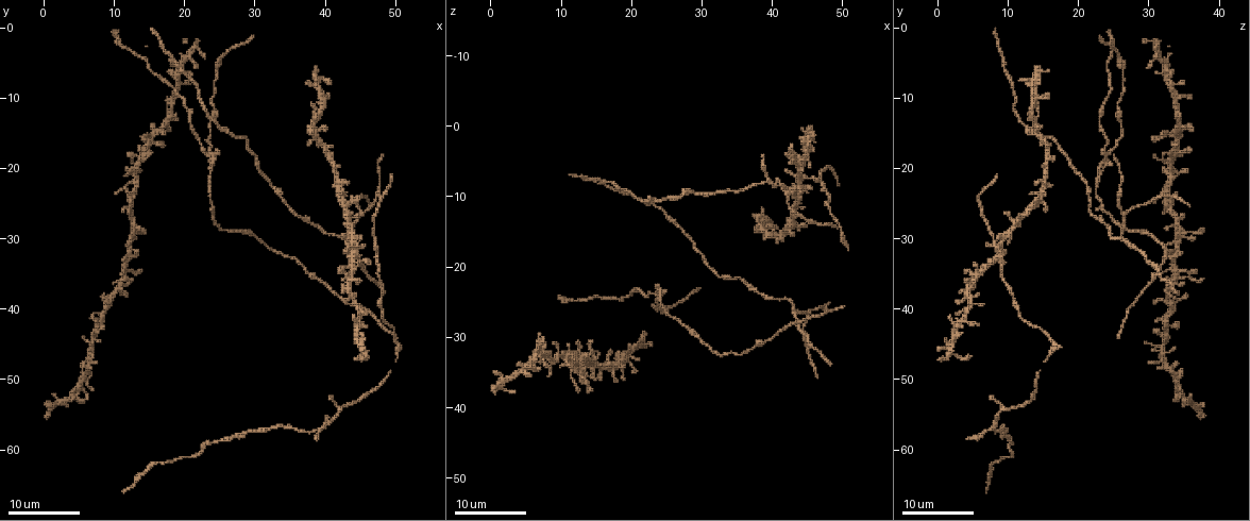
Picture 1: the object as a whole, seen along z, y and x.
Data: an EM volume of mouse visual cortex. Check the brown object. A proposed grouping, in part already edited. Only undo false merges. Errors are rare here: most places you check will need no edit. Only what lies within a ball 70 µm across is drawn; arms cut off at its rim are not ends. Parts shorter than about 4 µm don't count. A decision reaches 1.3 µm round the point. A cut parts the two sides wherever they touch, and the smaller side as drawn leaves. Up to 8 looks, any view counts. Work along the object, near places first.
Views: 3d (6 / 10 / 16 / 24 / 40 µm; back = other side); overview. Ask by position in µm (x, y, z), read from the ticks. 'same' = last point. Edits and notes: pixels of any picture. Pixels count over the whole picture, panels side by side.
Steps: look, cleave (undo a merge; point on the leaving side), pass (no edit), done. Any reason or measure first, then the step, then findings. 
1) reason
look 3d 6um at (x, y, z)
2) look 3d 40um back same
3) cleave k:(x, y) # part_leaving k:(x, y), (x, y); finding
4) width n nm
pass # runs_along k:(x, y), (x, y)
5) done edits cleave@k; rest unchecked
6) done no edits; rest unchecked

look 3d 16um at (30.5, 18.5, 18.5)

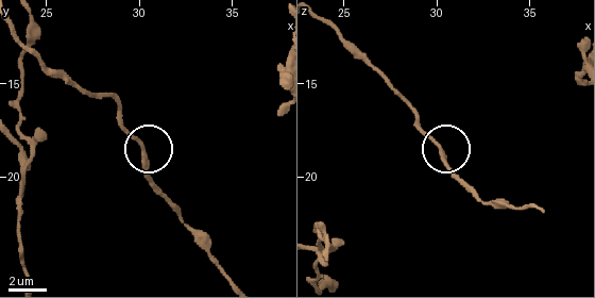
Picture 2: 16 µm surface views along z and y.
look 3d 10um at (30.1, 18.4, 18.4)

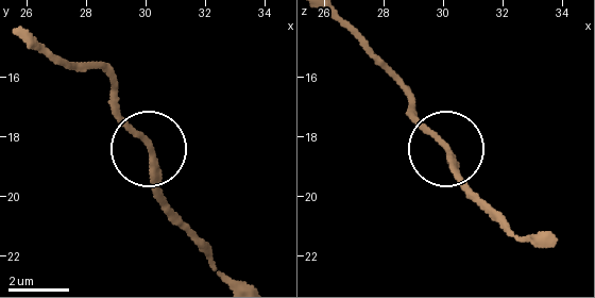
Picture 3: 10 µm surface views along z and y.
pass # runs_along 3:(224, 276), (160, 192), (150, 146), (112, 95); continuous, no second cell

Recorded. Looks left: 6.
side arm on a straight run
look 3d 16um at (39.0, 15.5, 15.0)

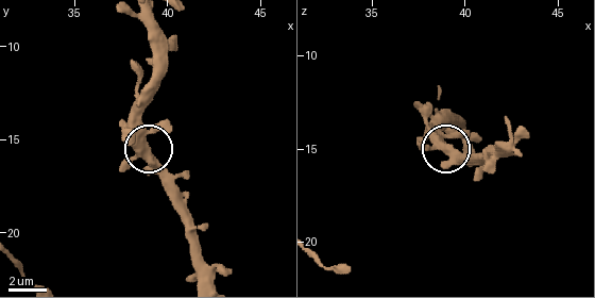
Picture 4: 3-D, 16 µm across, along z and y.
look 3d 6um at (39.0, 15.6, 14.7)

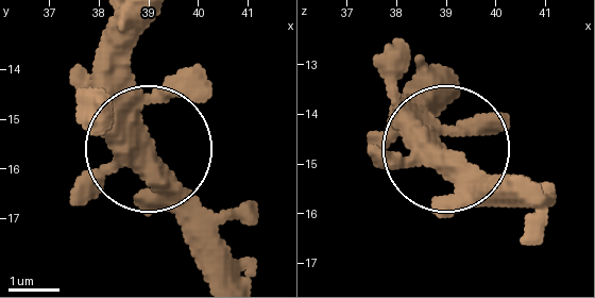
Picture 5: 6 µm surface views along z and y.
arms 3
pass # all the same cell

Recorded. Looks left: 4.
three arms meet
look 3d 16um at (43.0, 29.5, 26.0)

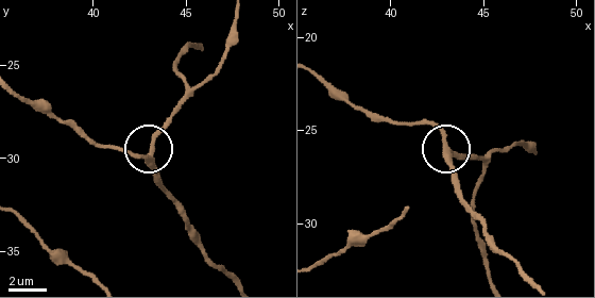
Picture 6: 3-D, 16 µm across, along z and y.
closer look
look 3d 6um at (43.1, 29.6, 26.1)

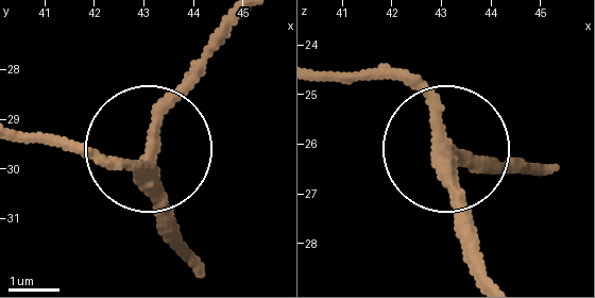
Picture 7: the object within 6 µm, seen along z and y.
width 250 nm
pass # continuous, no second cell

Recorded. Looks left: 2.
look 3d 16um at (45.5, 33.5, 30.0)

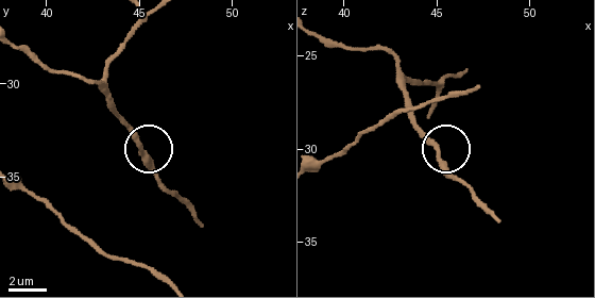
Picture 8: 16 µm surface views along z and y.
closer look
look 3d 10um at (45.1, 33.6, 30.4)

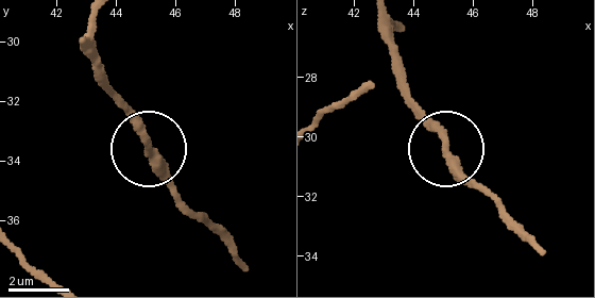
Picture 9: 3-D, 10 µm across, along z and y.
pass # all the same cell

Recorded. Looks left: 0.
done no edits; rest unchecked

